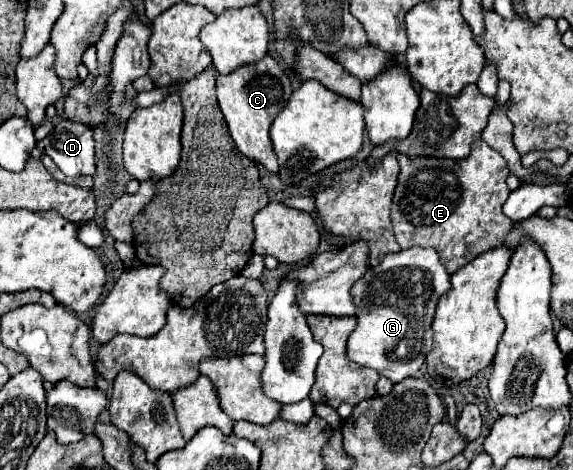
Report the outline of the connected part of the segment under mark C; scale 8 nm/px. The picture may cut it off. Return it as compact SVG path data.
M272 56L262 58L262 62L254 62L254 66L240 66L238 70L234 70L234 74L216 78L218 106L224 114L236 148L250 160L262 164L272 174L278 172L278 160L272 150L268 130L276 114L282 110L284 102L290 98L290 94L292 94L290 80L286 78L286 74L280 70L280 64Z

